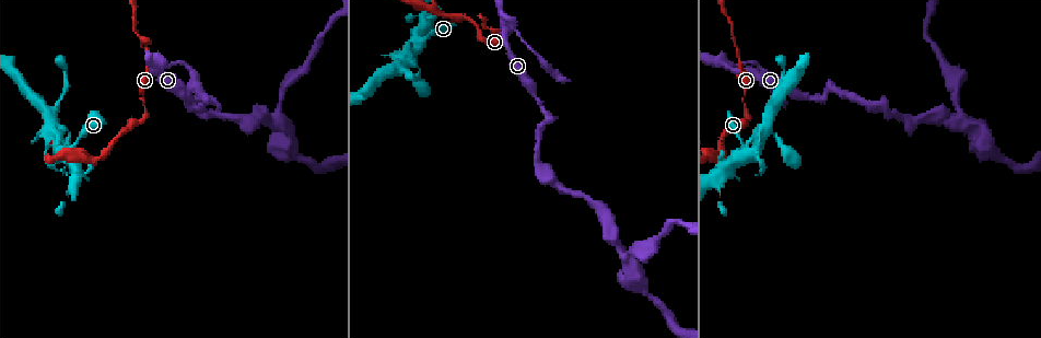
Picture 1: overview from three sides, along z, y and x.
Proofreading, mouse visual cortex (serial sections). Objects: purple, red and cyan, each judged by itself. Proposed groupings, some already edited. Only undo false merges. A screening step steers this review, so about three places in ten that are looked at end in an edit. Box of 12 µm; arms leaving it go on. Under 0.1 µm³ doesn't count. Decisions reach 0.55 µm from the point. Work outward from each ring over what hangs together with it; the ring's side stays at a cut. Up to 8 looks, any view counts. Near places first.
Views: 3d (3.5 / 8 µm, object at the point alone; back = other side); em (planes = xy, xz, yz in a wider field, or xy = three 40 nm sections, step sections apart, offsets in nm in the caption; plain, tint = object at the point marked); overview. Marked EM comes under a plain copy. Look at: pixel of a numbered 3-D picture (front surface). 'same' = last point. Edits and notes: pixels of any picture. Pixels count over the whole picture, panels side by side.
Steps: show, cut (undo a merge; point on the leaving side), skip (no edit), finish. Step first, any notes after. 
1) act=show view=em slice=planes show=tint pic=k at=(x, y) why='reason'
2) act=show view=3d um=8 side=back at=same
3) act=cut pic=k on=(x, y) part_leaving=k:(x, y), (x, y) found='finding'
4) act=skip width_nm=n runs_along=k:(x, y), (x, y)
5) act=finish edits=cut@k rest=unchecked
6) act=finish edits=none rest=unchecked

act=show view=3d um=3.5 pic=1 at=(403, 60) why='sudden change in width'

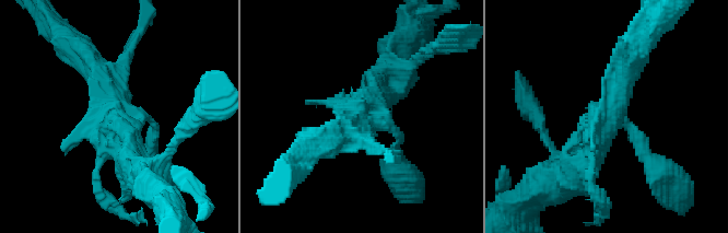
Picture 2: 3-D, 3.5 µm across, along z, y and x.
act=skip runs_along=2:(572, 181), (600, 144), (627, 70) found='all the same cell'

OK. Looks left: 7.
act=show view=3d um=3.5 pic=1 at=(821, 98) why='abrupt turn'

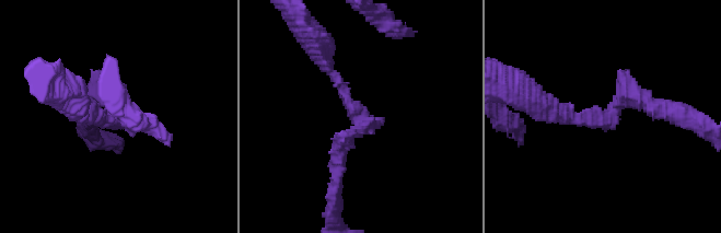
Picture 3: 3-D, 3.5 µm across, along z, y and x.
act=show view=em slice=xy step=2 show=tint pic=3 at=(361, 123) why='need the tissue'

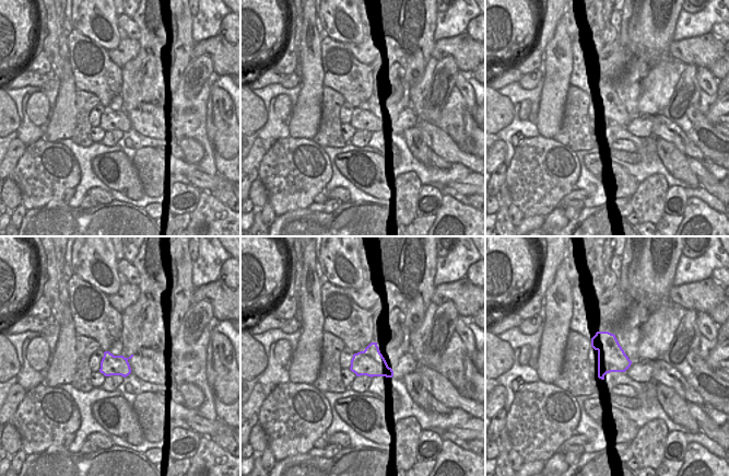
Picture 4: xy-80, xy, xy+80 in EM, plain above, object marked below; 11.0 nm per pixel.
act=skip runs_along=3:(326, 66), (362, 121), (336, 175) found='continuous, no second cell'

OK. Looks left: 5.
act=show view=3d um=3.5 pic=1 at=(145, 118) why='calibre changes'

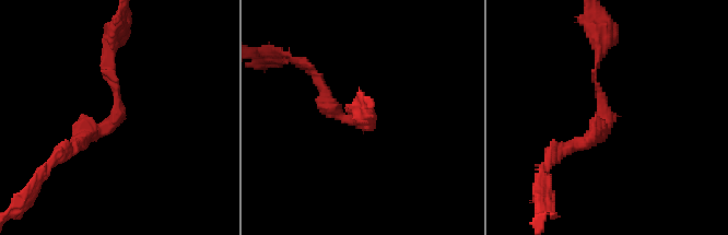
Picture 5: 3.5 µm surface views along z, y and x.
act=show view=em slice=xy step=5 show=tint pic=5 at=(117, 117) arm_widths_nm=100,200

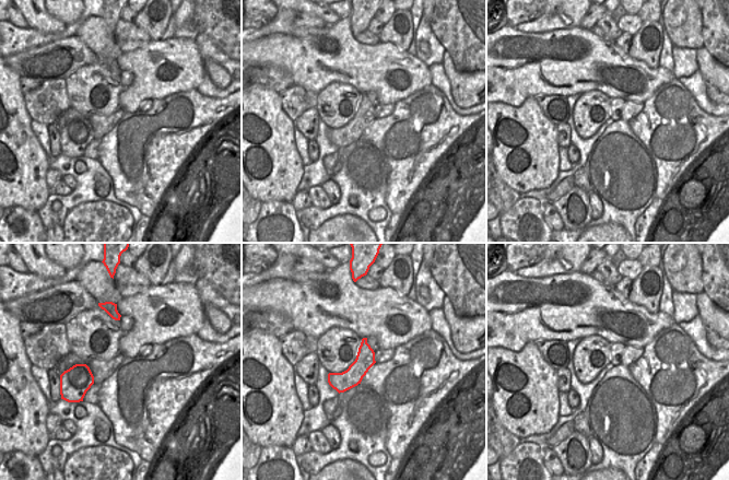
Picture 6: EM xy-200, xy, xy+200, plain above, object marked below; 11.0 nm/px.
act=skip width_nm=220 runs_along=5:(113, 45), (116, 116), (72, 150) found='continuous, no second cell'

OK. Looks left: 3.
act=show view=3d um=3.5 side=back pic=1 at=(624, 257) why='a fork'

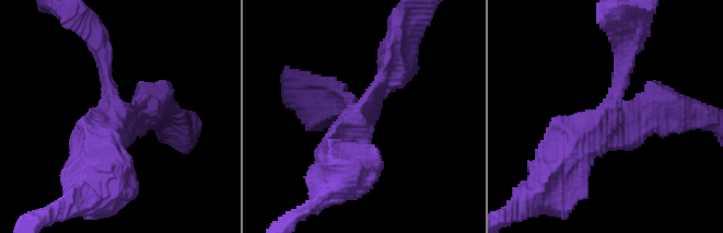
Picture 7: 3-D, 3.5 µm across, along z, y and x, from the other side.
act=skip runs_along=7:(393, 56), (336, 165) found='continuous, no second cell'

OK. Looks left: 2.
act=finish edits=none rest=unchecked

